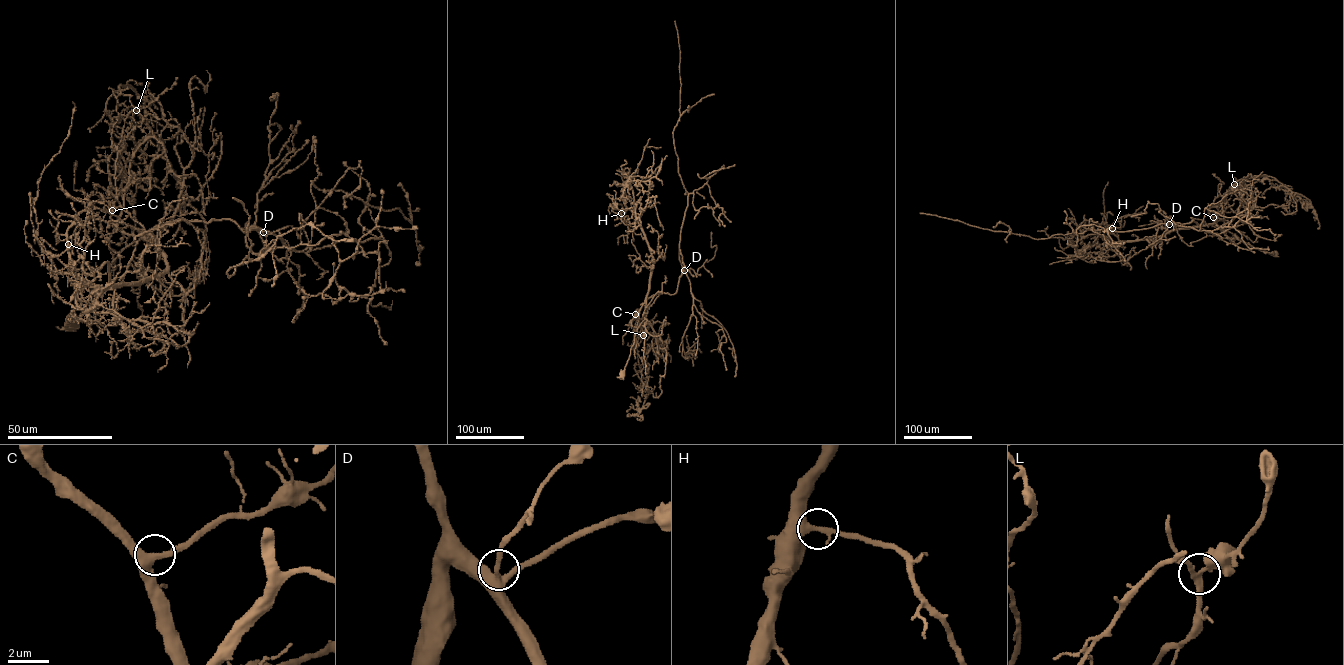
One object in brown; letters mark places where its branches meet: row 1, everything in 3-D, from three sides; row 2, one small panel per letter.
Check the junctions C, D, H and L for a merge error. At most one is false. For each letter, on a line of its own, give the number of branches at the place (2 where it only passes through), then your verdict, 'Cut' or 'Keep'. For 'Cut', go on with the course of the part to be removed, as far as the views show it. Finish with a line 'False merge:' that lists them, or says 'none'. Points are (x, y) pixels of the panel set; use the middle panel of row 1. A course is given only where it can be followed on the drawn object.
C: Branches: 3. Keep
D: Branches: 3. Keep
H: Branches: 3. Keep
L: Branches: 3. Cut. Course of the part to remove: (643, 335), (636, 347), (649, 393), (650, 390), (641, 379), (642, 360), (634, 354)
False merge: L

